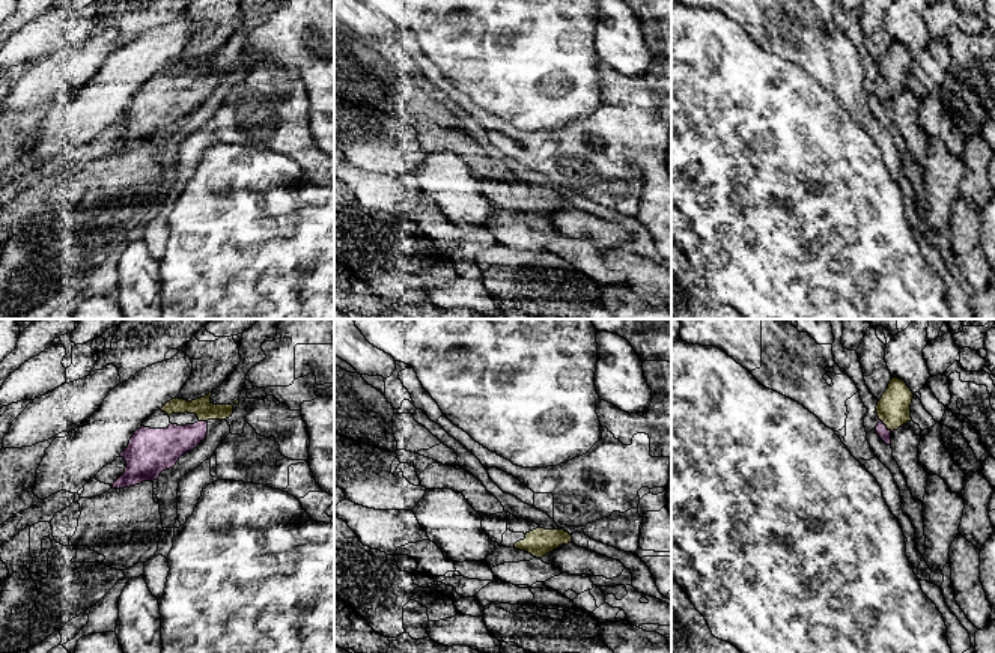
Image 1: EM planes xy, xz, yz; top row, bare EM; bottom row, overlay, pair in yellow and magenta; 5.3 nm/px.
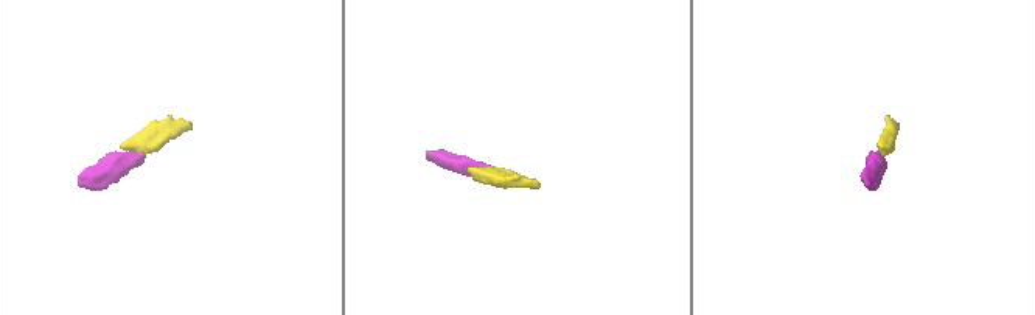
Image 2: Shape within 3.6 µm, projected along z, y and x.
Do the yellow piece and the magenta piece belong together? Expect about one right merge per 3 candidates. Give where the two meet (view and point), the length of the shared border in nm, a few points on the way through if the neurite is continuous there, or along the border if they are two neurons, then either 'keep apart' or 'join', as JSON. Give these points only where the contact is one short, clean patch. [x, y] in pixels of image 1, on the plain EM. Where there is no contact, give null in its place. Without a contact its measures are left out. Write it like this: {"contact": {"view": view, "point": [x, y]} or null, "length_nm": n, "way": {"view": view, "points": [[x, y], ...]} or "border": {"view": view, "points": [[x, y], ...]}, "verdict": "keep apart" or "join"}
{"contact": {"view": "yz", "point": [885, 88]}, "length_nm": 90, "way": {"view": "yz", "points": [[893, 71], [893, 78], [885, 88], [884, 97]]}, "verdict": "join"}

